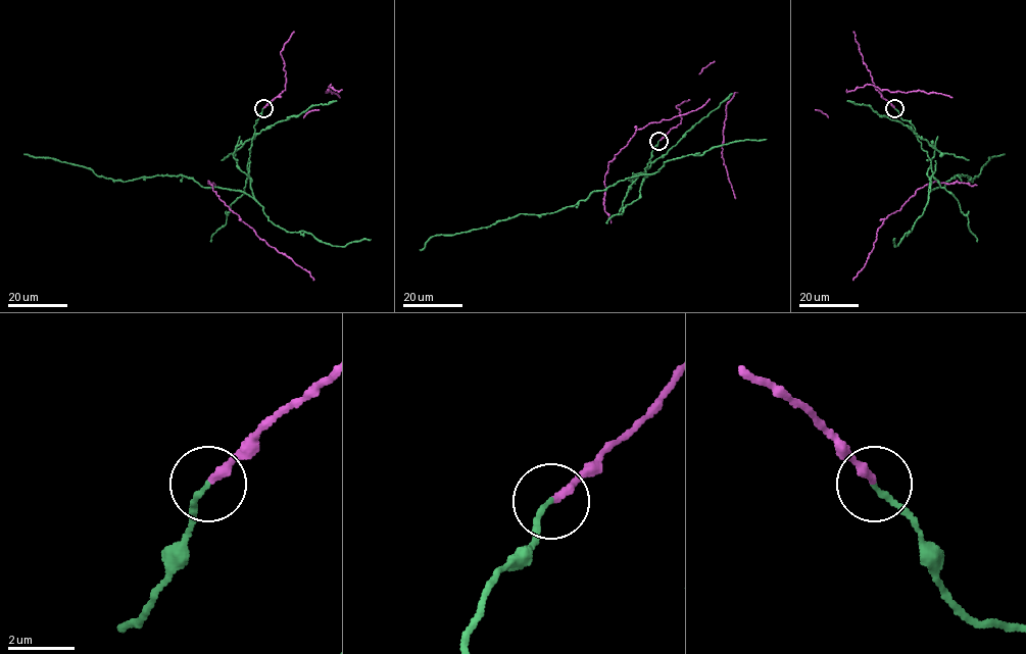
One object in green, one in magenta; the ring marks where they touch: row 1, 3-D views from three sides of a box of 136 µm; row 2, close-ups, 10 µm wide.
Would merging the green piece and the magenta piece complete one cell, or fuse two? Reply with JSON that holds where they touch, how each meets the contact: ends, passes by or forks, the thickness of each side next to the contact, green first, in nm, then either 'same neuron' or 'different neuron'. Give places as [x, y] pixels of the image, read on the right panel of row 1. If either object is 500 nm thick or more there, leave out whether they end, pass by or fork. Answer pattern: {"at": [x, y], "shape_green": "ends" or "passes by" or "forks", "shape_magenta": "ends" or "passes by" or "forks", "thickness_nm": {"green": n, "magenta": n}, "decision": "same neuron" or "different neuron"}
{"at": [894, 108], "shape_green": "ends", "shape_magenta": "ends", "thickness_nm": {"green": 150, "magenta": 240}, "decision": "different neuron"}

